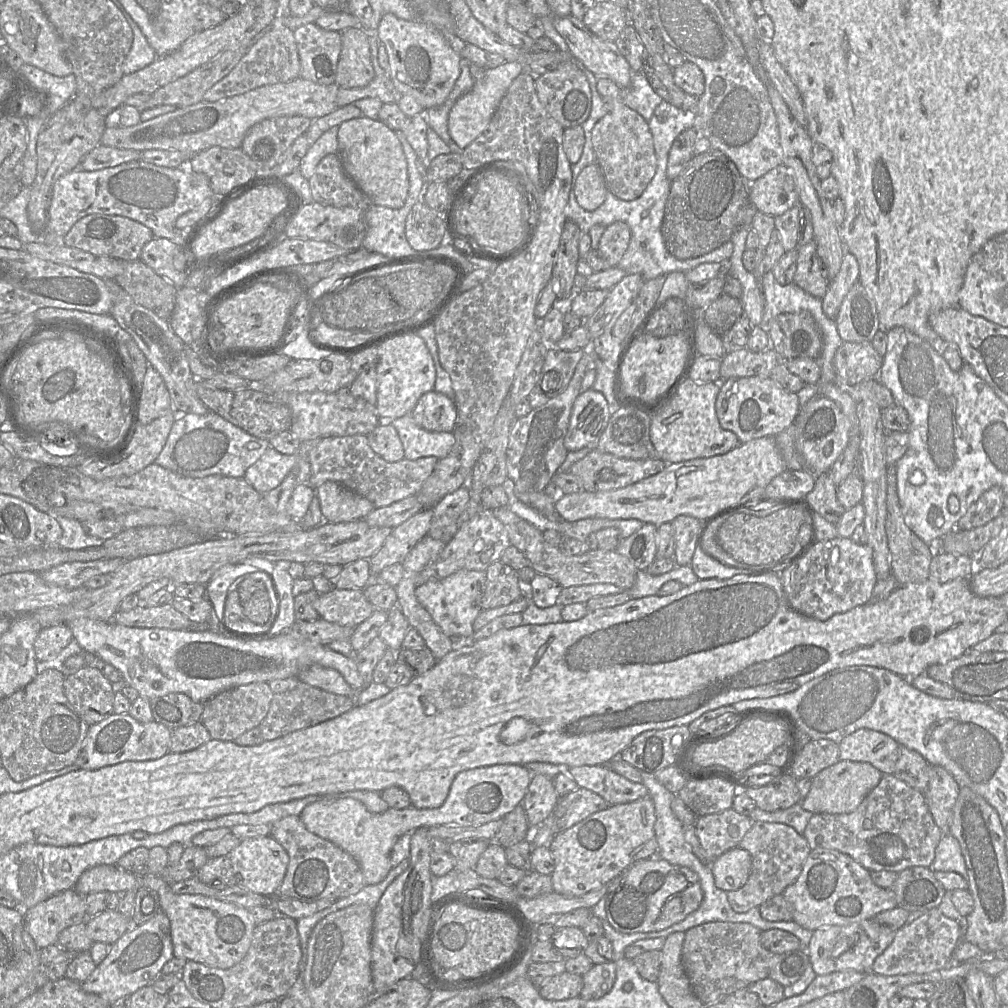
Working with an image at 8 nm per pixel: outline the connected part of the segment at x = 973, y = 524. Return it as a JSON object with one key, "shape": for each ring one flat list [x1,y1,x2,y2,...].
{"shape":[[993,486,968,508,958,520,955,529,969,530,988,523,1001,513,1005,504,1006,496,1002,488]]}

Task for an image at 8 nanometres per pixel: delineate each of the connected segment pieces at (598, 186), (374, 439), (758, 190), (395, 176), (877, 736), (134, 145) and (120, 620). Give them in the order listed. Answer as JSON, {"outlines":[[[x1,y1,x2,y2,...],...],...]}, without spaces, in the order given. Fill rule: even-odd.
{"outlines":[[[597,163,586,166,576,179,574,193,578,204,586,211,594,211,606,199,608,189]],[[380,420,373,431,366,435,372,451,383,460,391,463,404,458,402,443,395,428]],[[784,164,749,184,749,198,758,211,774,218,800,204,796,180]],[[367,117,344,121,338,126,338,154,346,174,372,204,401,208,409,190,408,166,403,147,395,132,380,120]],[[862,728,846,736,839,744,840,760,867,762,883,774,893,774,900,744,892,737]],[[303,78,262,86,244,94,216,102,201,101,176,108,134,126,117,125,117,111,106,116,106,127,100,144,119,149,177,150,188,157,211,147,240,148,247,131,255,124,269,118,305,116,311,120,334,112,338,106,336,96,339,86,334,83,321,85]],[[171,604,157,607,138,605,130,611,117,611,113,622,127,627,192,630,193,623]]]}

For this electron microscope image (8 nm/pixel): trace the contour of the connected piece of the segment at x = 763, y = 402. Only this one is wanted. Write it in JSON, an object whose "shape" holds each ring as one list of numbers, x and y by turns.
{"shape":[[733,377,720,381,715,408,721,427,735,433,740,443,747,443,765,436,776,436,793,424,800,403,797,393,784,389,770,377]]}

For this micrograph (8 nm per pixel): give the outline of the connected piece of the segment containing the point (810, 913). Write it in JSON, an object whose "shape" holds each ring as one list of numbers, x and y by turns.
{"shape":[[815,848,810,851,800,875,795,882,786,887,782,894,792,907,793,921,811,931,822,927,846,926,873,919,880,912,897,906,894,892,877,886,867,869,847,854,826,848]]}

